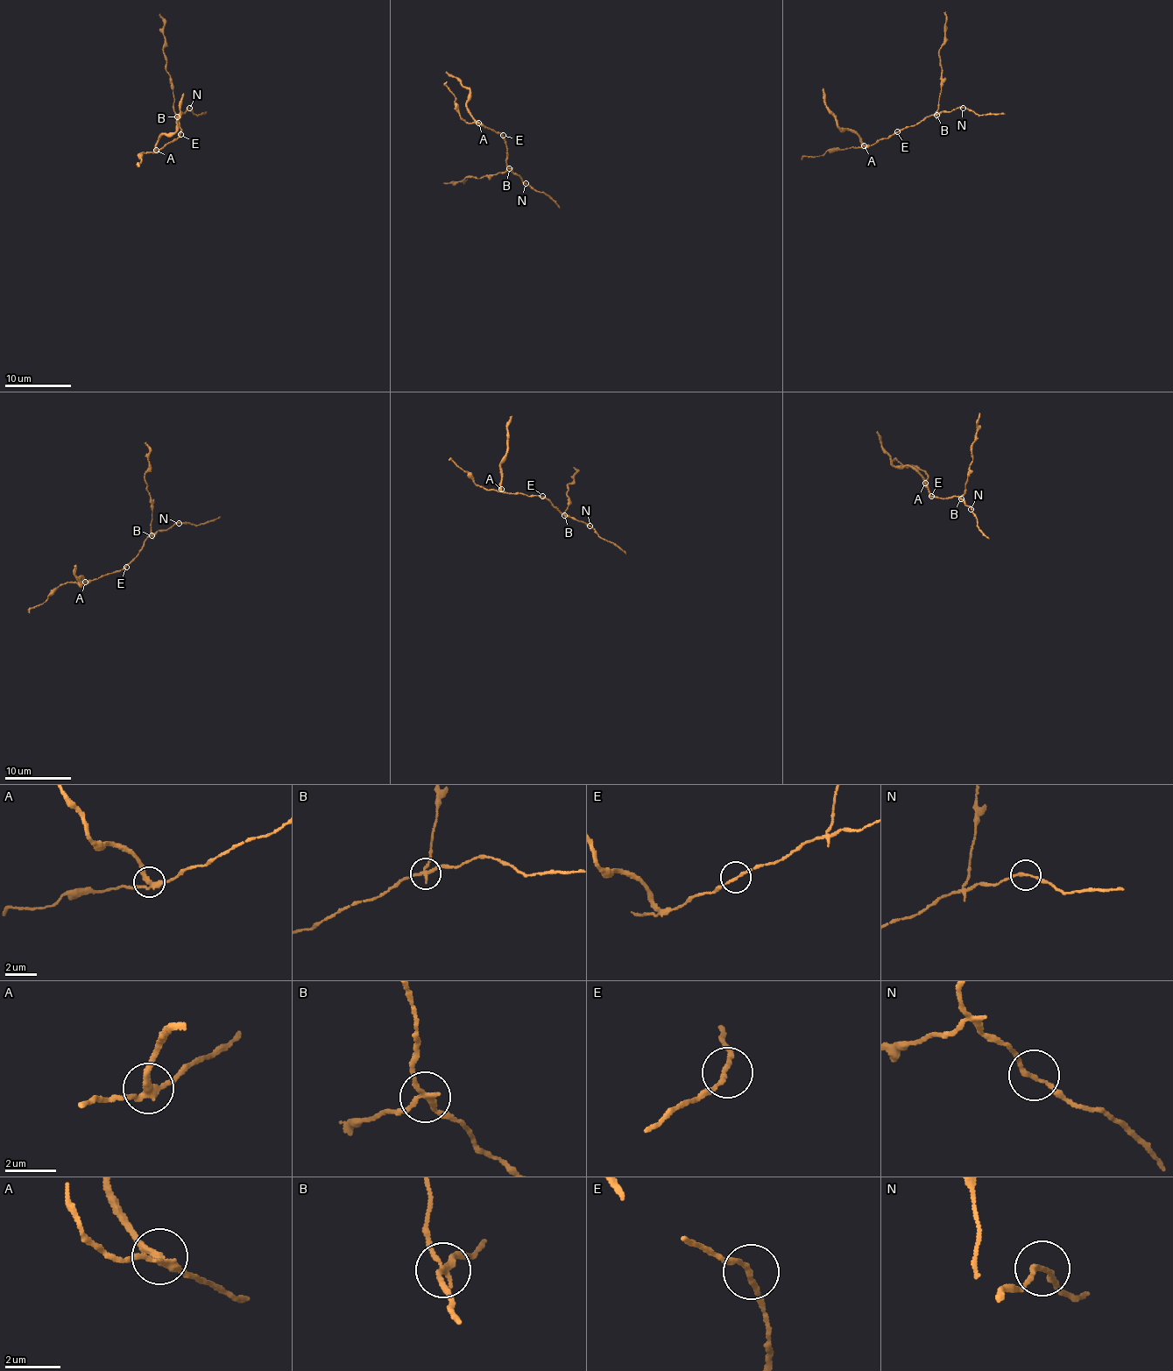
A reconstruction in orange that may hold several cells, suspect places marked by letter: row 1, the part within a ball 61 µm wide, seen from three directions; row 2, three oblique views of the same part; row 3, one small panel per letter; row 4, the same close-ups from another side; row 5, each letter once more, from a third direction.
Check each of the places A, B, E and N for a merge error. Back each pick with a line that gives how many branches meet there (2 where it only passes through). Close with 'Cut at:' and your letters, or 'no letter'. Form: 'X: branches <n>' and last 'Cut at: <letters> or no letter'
A: branches 3
B: branches 3
Cut at: A, B

